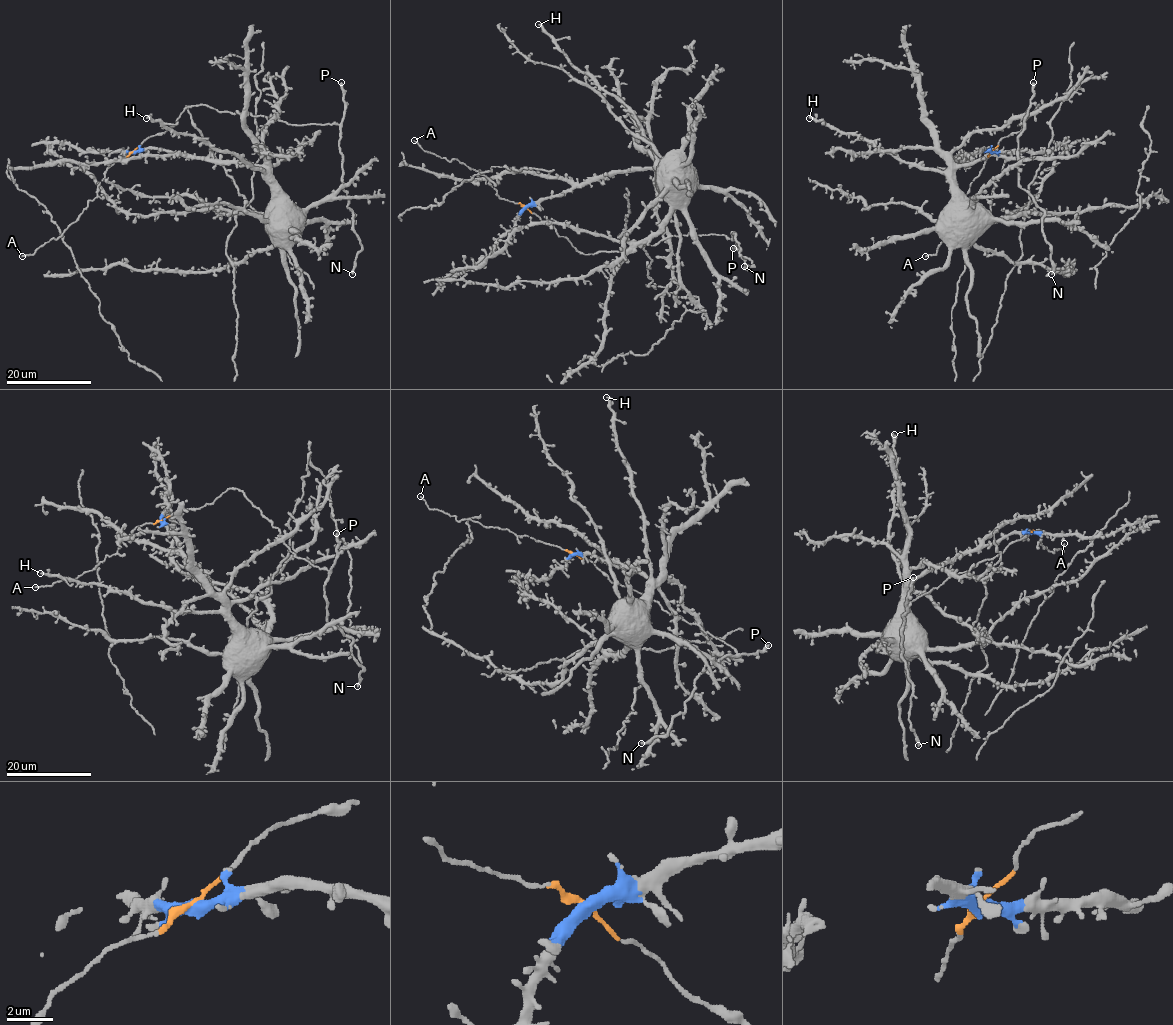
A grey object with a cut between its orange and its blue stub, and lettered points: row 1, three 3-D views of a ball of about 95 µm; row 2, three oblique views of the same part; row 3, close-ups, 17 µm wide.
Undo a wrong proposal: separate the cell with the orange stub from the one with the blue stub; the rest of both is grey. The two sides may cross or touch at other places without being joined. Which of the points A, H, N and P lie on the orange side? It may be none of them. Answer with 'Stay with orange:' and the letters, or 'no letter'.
Stay with orange: A, N, P

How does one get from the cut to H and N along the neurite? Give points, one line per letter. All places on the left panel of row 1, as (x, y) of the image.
H: (134, 151), (160, 148), (256, 165), (264, 171), (230, 152), (213, 150), (196, 136), (174, 133), (146, 118)
N: (134, 151), (193, 106), (296, 125), (337, 124), (343, 189), (362, 247), (352, 274)

